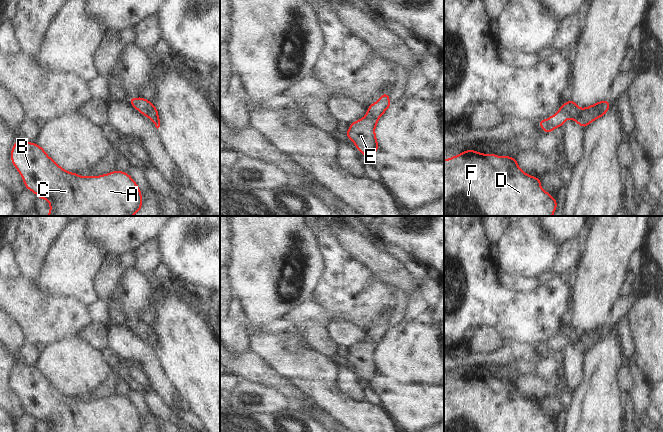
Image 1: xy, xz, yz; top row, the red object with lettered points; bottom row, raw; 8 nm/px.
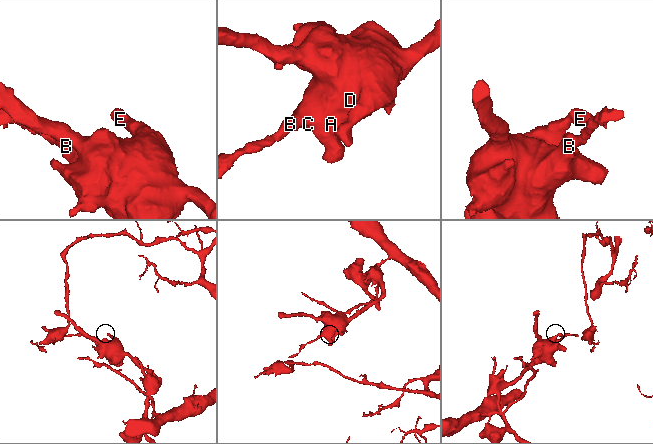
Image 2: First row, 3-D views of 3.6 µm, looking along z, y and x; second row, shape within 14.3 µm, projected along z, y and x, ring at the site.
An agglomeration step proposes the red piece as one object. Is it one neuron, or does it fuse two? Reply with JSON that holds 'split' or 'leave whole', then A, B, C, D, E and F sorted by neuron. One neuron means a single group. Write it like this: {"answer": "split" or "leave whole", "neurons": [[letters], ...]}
{"answer": "leave whole", "neurons": [["A", "B", "C", "D", "E", "F"]]}

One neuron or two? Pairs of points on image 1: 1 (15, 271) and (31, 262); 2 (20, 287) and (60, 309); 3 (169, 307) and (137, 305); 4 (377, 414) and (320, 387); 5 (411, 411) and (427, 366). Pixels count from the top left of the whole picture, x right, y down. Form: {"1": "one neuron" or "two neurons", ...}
{"1": "two neurons", "2": "one neuron", "3": "two neurons", "4": "one neuron", "5": "two neurons"}

